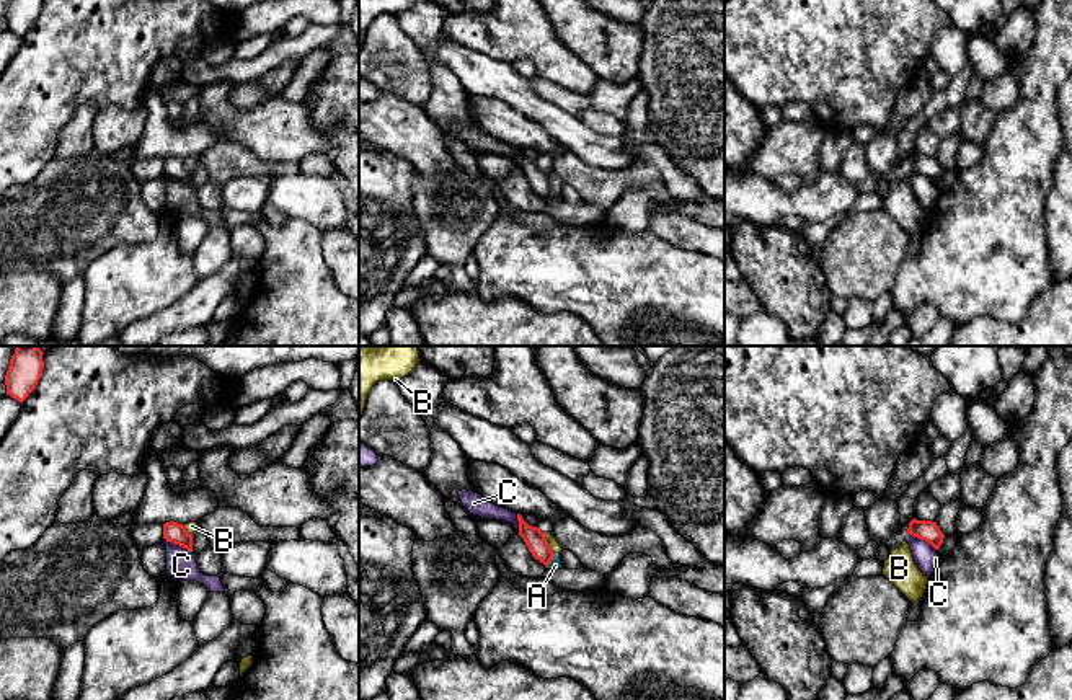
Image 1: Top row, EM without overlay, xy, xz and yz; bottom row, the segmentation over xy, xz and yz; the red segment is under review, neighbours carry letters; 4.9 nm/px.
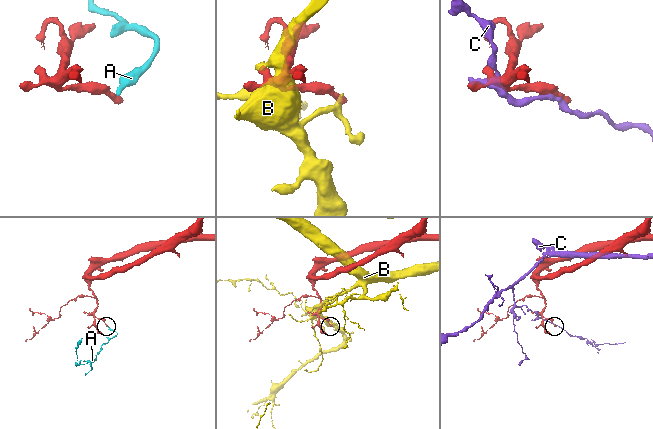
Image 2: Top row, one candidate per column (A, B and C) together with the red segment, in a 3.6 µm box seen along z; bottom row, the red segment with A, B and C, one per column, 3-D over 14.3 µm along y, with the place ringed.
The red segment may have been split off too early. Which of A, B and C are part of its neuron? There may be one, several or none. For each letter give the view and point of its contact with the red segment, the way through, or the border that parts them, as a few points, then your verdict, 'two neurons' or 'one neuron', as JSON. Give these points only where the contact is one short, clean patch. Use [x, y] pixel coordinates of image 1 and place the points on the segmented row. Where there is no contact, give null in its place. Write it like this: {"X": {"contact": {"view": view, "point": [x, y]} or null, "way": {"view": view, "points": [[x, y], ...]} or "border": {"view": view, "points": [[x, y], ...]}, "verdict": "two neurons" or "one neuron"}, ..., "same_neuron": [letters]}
{"A": {"contact": {"view": "xz", "point": [552, 558]}, "border": {"view": "xz", "points": [[555, 553], [547, 567]]}, "verdict": "two neurons"}, "B": {"contact": {"view": "xz", "point": [547, 544]}, "verdict": "two neurons"}, "C": {"contact": {"view": "yz", "point": [922, 539]}, "verdict": "two neurons"}, "same_neuron": []}

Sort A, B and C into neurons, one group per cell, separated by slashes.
A B / C

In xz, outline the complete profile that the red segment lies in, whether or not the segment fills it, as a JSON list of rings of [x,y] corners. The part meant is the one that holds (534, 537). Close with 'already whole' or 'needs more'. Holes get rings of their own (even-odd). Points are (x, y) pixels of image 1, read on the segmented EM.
[[[517,514],[517,521],[519,521],[519,535],[524,538],[529,552],[535,560],[538,560],[548,568],[555,553],[552,552],[545,538],[545,534],[538,527],[529,525],[520,514]]]; already whole

